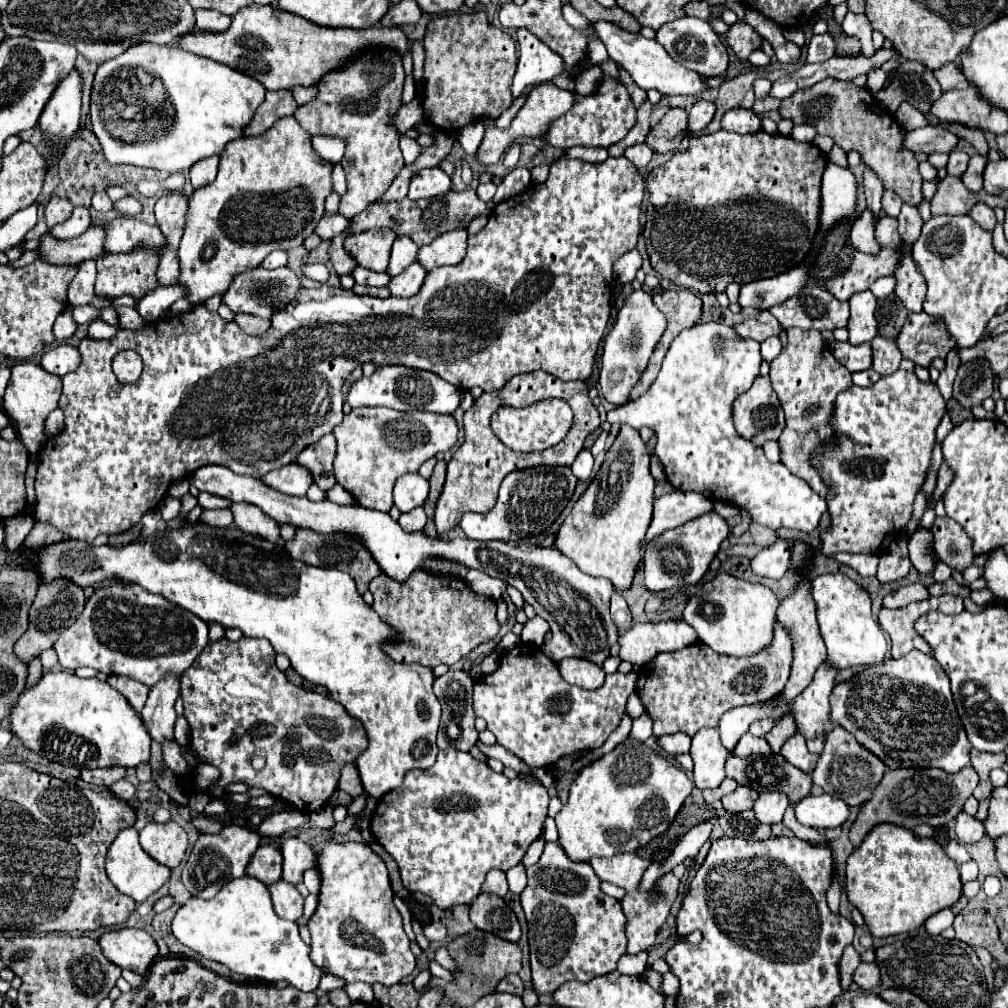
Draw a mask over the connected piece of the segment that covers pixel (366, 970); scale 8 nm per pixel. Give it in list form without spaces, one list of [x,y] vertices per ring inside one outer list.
[[[327,842],[317,852],[317,870],[321,874],[319,906],[309,920],[311,960],[325,972],[345,978],[347,982],[367,982],[393,986],[409,976],[415,968],[415,956],[409,950],[409,938],[403,930],[403,918],[393,904],[393,890],[385,862],[365,842]]]

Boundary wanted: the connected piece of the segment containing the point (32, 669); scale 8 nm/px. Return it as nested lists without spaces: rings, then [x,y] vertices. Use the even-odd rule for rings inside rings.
[[[39,656],[37,658],[31,658],[31,662],[29,662],[29,676],[27,676],[27,686],[33,686],[37,680],[39,680],[39,676],[43,674],[43,666],[41,666],[41,660],[39,660]]]

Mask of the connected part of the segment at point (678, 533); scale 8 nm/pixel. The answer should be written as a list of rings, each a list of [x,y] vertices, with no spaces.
[[[703,514],[679,528],[665,530],[655,544],[645,548],[643,564],[645,564],[645,586],[651,592],[667,592],[667,590],[677,590],[681,586],[691,586],[697,584],[703,574],[707,572],[711,560],[715,558],[719,544],[729,536],[729,526],[727,522],[717,514]]]

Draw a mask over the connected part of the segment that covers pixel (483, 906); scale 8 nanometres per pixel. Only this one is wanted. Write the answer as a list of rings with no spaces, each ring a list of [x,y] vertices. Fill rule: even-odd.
[[[481,892],[475,898],[475,902],[469,904],[469,918],[475,924],[475,928],[491,932],[503,940],[517,942],[521,936],[517,916],[513,914],[513,910],[509,910],[503,898],[495,894]]]

